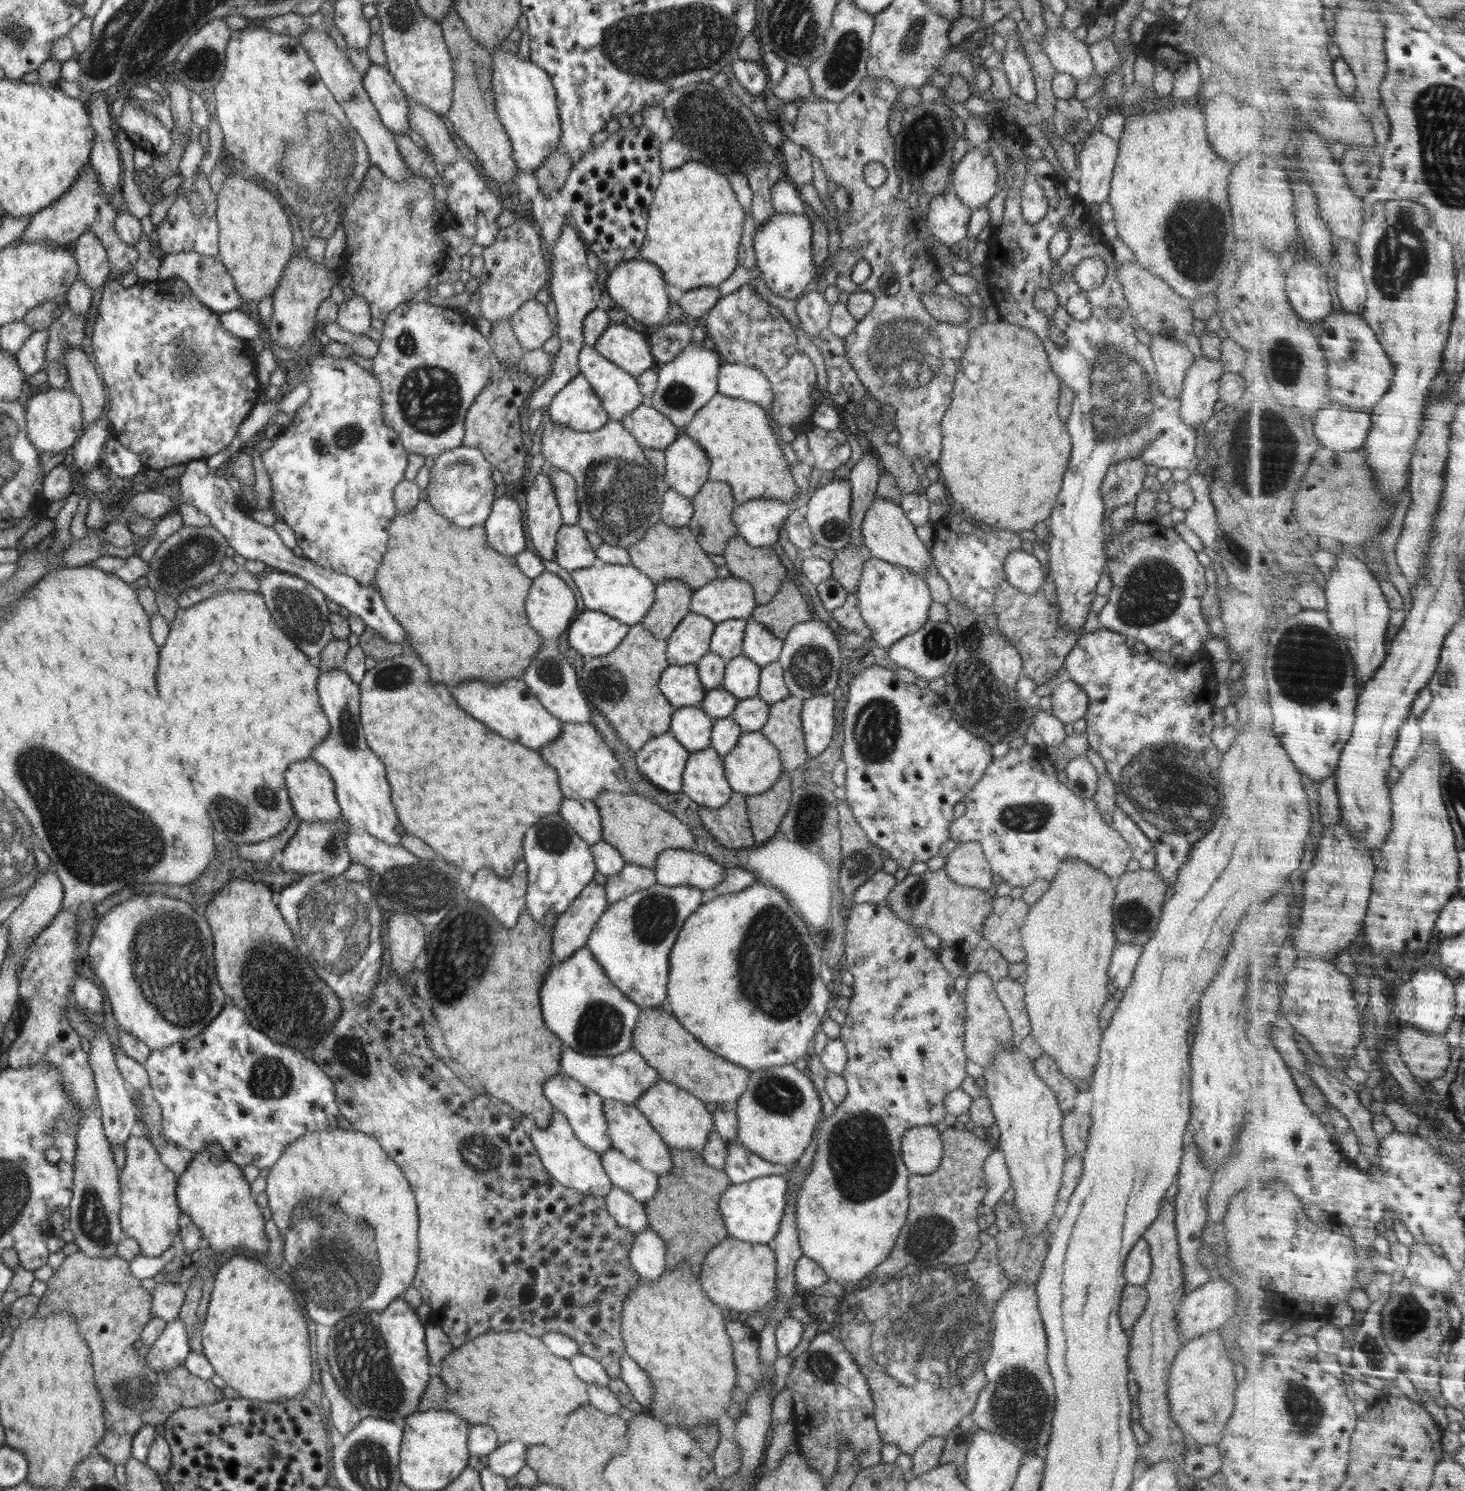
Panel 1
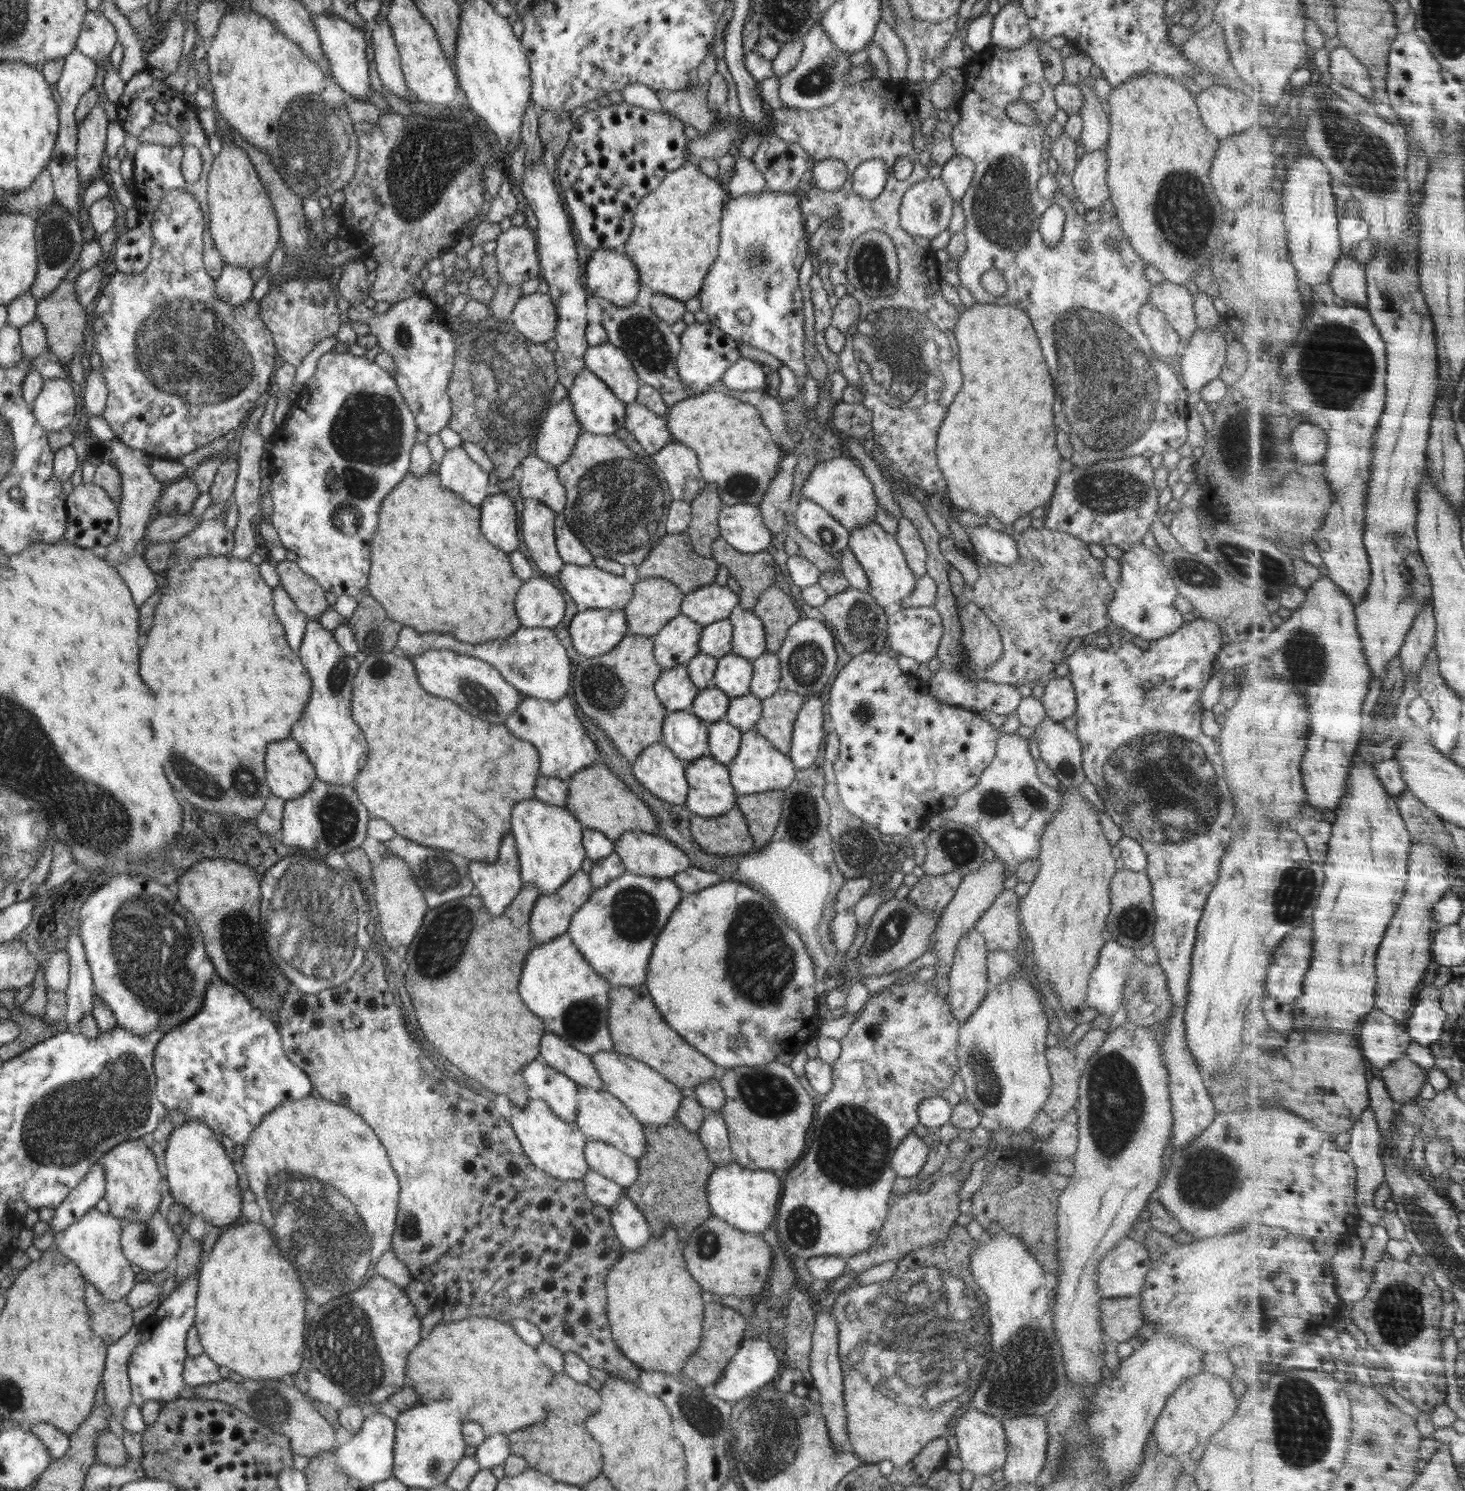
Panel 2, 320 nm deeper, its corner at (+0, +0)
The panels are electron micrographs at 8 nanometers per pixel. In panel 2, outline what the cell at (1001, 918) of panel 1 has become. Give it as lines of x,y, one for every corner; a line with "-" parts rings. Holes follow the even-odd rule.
1004,889
988,910
976,922
976,929
985,939
989,952
1019,952
1021,923
1019,908
1021,900
1013,890

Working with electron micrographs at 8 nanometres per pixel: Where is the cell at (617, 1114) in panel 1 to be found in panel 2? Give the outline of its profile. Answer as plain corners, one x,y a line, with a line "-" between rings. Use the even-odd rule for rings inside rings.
577,1086
577,1127
588,1141
611,1144
636,1160
646,1154
646,1139
642,1123
612,1093
592,1087

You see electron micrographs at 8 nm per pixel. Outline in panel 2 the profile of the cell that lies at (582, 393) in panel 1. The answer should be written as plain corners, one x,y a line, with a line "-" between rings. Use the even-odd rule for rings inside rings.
568,393
562,401
555,401
553,406
544,410
542,424
534,432
536,450
528,450
529,456
538,456
558,469
574,450
582,427
572,411
572,401

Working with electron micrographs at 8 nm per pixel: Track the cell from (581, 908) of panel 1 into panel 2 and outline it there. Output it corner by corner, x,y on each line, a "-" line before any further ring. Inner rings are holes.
576,871
556,894
540,894
529,918
529,927
536,943
550,942
567,932
571,917
588,902
593,891
590,876

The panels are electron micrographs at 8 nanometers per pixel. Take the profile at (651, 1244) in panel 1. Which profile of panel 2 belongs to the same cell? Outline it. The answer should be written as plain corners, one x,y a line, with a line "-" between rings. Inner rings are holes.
626,1195
610,1211
616,1236
628,1251
641,1249
652,1238
645,1216

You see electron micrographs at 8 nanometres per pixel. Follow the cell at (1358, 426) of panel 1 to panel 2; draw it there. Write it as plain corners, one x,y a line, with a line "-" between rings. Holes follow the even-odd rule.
1303,423
1292,440
1292,450
1300,464
1321,465
1330,449
1330,438
1324,428
1313,423

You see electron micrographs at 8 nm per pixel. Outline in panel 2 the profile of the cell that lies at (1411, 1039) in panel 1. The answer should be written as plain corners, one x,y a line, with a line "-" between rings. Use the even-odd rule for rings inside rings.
1408,1054
1392,1063
1388,1068
1383,1069
1382,1075
1394,1100
1402,1106
1412,1103
1414,1098
1420,1099
1420,1092
1422,1092
1422,1088
1428,1082
1428,1071
1421,1068

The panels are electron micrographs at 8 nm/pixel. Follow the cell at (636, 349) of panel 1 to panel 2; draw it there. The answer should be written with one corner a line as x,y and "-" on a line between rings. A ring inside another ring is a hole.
610,342
589,346
584,353
589,368
626,405
636,401
640,380
626,354

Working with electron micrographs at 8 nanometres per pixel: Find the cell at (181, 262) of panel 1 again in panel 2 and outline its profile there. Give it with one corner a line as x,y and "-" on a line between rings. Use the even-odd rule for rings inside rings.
225,263
221,275
215,280
215,293
235,308
253,296
254,285
249,270

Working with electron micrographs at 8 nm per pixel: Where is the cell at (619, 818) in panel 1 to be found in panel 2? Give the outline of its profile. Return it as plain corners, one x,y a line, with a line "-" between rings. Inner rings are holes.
600,761
585,766
569,776
565,808
583,827
603,832
613,843
622,836
623,832
629,830
658,835
658,821
648,805

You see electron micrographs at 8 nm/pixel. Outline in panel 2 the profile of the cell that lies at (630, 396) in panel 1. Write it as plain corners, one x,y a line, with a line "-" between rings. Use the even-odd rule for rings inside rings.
589,368
576,376
568,393
582,432
612,435
625,427
626,402
618,400

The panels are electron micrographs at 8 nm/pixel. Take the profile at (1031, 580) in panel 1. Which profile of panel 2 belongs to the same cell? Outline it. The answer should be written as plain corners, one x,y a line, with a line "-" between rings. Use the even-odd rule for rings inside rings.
988,525
967,529
975,554
988,558
992,563
1009,565
1019,557
1018,547
1012,536
992,530

